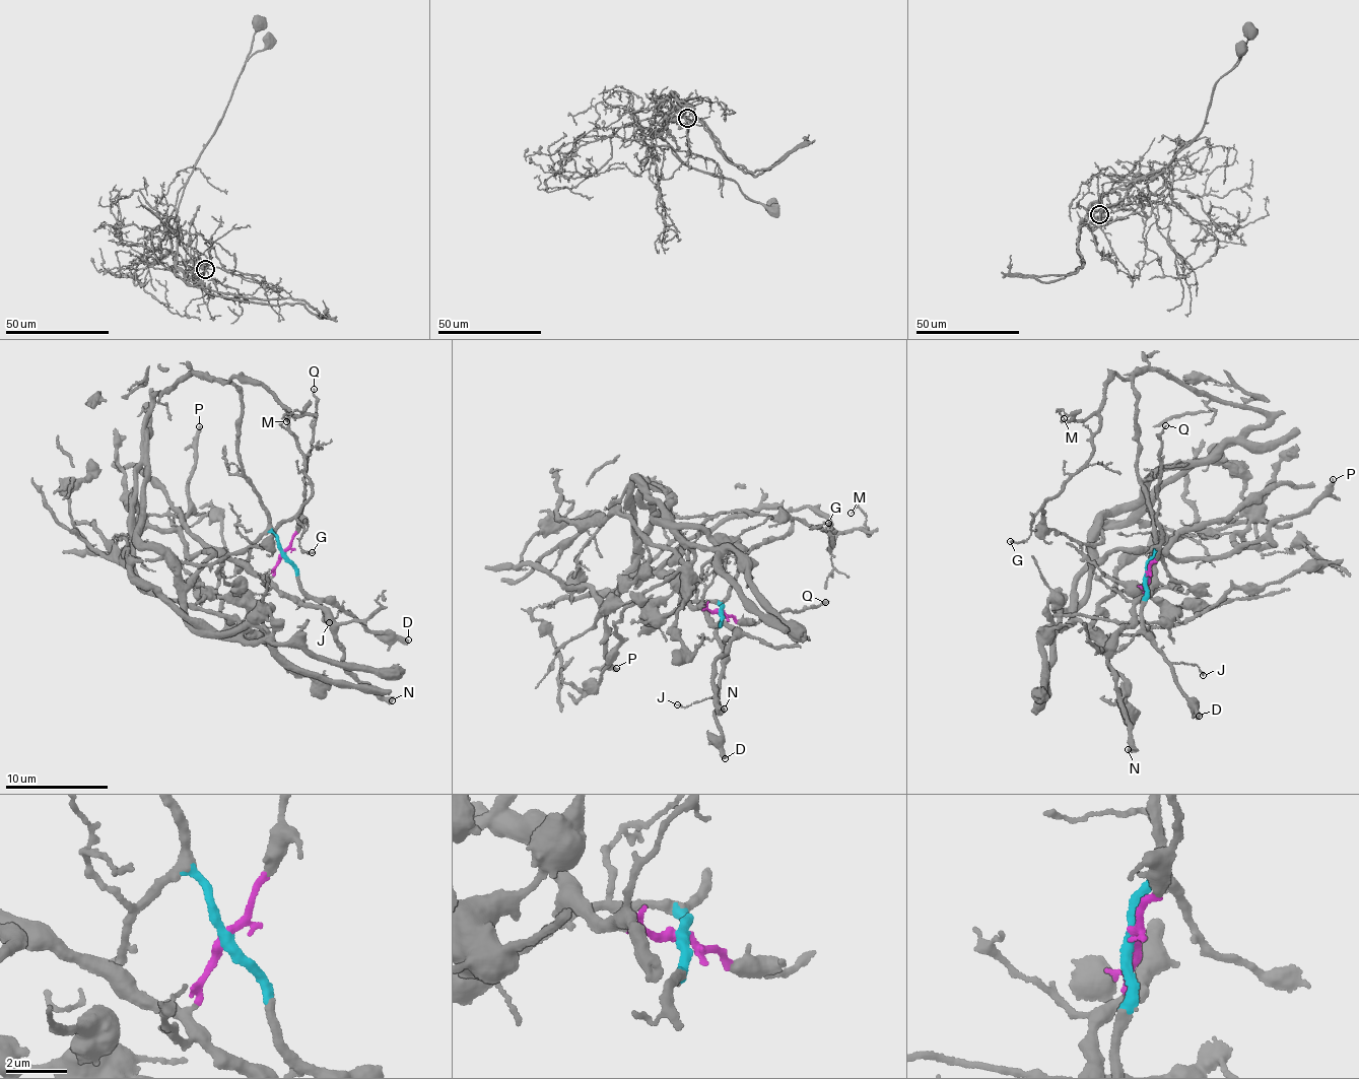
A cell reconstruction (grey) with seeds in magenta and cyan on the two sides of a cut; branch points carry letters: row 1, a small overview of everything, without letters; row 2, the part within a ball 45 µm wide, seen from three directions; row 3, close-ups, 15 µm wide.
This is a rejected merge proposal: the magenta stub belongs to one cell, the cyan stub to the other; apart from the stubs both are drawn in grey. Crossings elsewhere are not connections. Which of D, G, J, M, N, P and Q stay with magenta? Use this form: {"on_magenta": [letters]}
{"on_magenta": ["N", "P", "Q"]}

